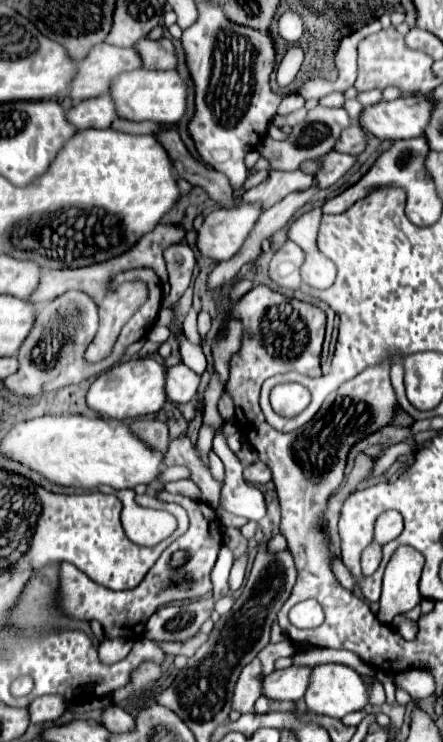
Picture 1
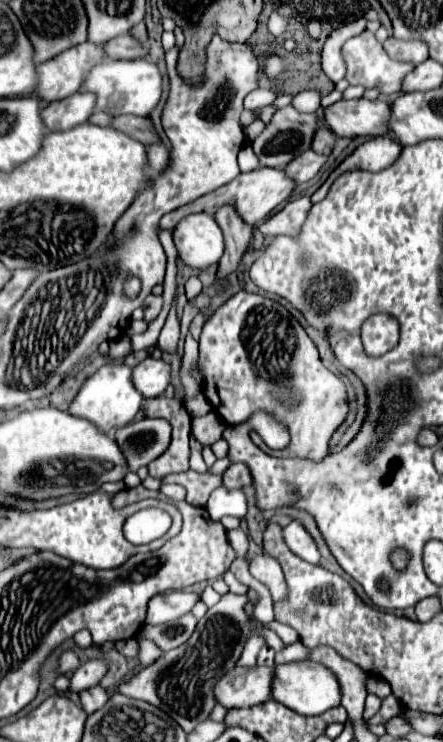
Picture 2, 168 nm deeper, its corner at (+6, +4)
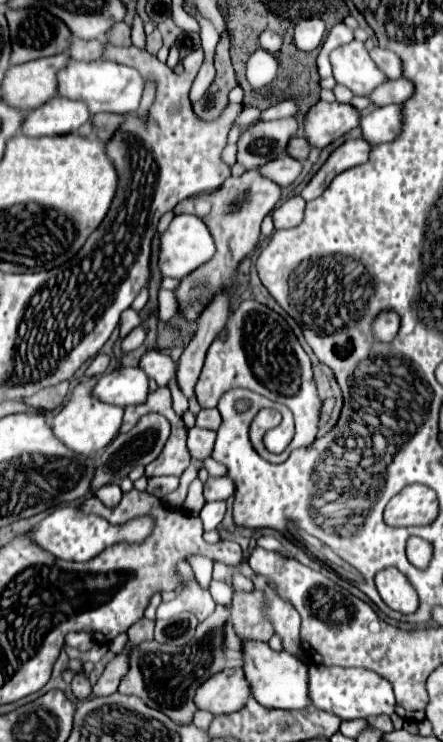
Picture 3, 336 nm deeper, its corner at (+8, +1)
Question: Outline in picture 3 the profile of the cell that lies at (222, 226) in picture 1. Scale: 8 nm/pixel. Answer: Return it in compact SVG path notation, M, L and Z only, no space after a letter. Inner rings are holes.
M176 215L160 239L162 275L182 279L184 275L190 275L192 271L196 271L196 267L208 263L208 259L212 259L214 253L216 253L214 239L212 239L208 227L202 223L202 219L198 219L196 215Z

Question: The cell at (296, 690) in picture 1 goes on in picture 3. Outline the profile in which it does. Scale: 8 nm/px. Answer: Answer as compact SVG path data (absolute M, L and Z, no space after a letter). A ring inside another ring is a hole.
M226 669L212 675L202 687L196 691L196 707L210 711L212 715L234 713L244 707L250 697L248 679L244 669Z

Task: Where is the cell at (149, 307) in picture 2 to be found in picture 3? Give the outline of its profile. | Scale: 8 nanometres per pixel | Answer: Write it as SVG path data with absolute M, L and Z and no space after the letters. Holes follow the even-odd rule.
M144 327L132 329L132 331L128 333L128 337L122 341L124 353L130 353L130 351L134 351L136 347L140 347L140 345L144 343L144 339L146 339L146 329L144 329Z

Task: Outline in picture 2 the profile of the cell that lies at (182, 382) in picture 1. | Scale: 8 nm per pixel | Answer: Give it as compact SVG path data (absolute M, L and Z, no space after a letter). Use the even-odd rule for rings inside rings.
M146 358L132 370L132 384L138 392L142 392L144 398L162 396L170 384L170 366L164 360Z

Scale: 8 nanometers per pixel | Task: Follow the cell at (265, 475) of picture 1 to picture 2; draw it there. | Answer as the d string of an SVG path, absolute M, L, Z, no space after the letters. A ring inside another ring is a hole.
M232 464L224 474L222 474L222 486L226 488L244 488L250 486L250 470L244 468L244 464Z

